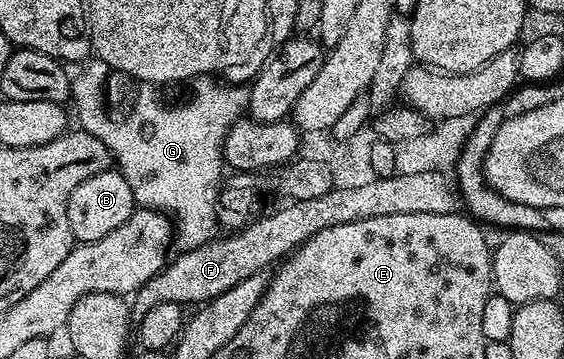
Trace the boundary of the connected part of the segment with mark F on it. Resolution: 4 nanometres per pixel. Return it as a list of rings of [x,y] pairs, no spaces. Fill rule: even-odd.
[[[441,171],[368,178],[363,185],[353,183],[347,189],[334,187],[319,198],[292,200],[283,205],[284,208],[260,220],[252,219],[242,228],[223,234],[227,236],[220,235],[208,244],[176,255],[175,261],[172,259],[134,293],[134,315],[141,317],[161,302],[202,306],[225,294],[239,282],[244,282],[250,275],[278,265],[305,241],[313,238],[313,234],[321,234],[321,230],[329,230],[329,226],[345,226],[345,222],[381,218],[381,214],[456,214],[461,208],[461,197],[456,181],[446,171]]]

